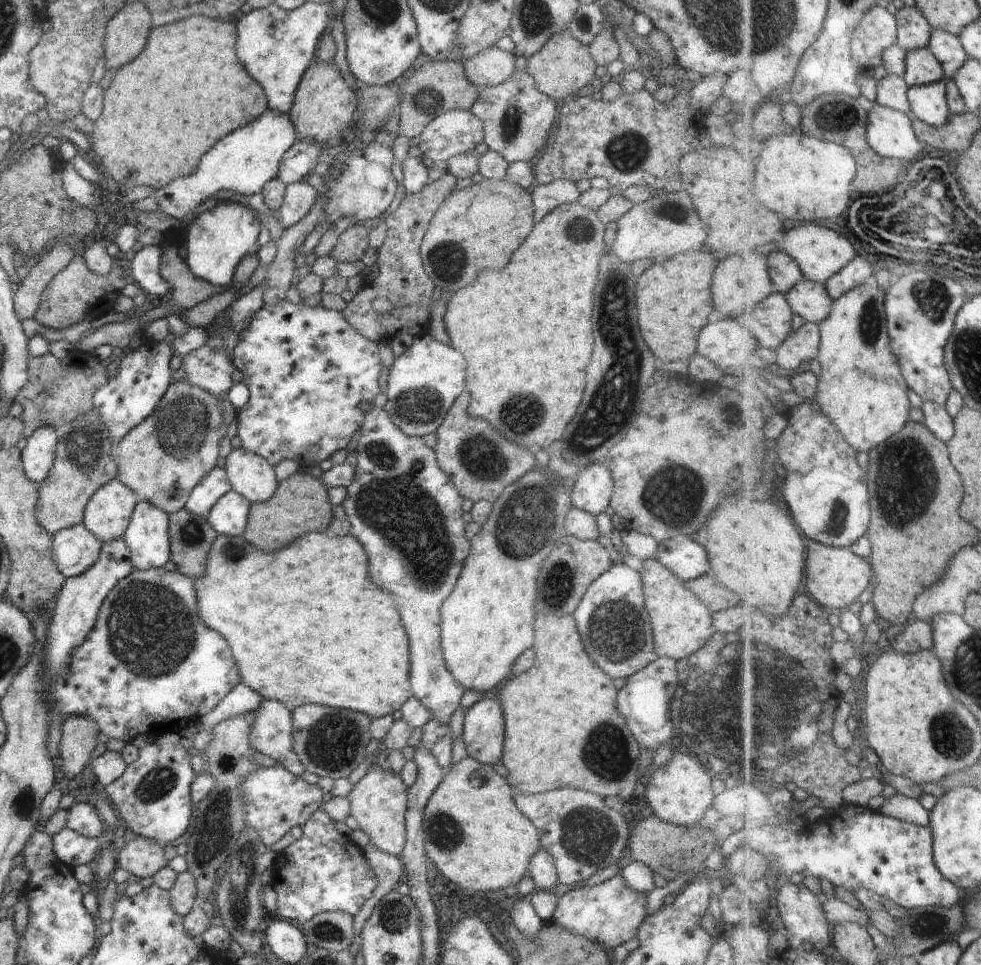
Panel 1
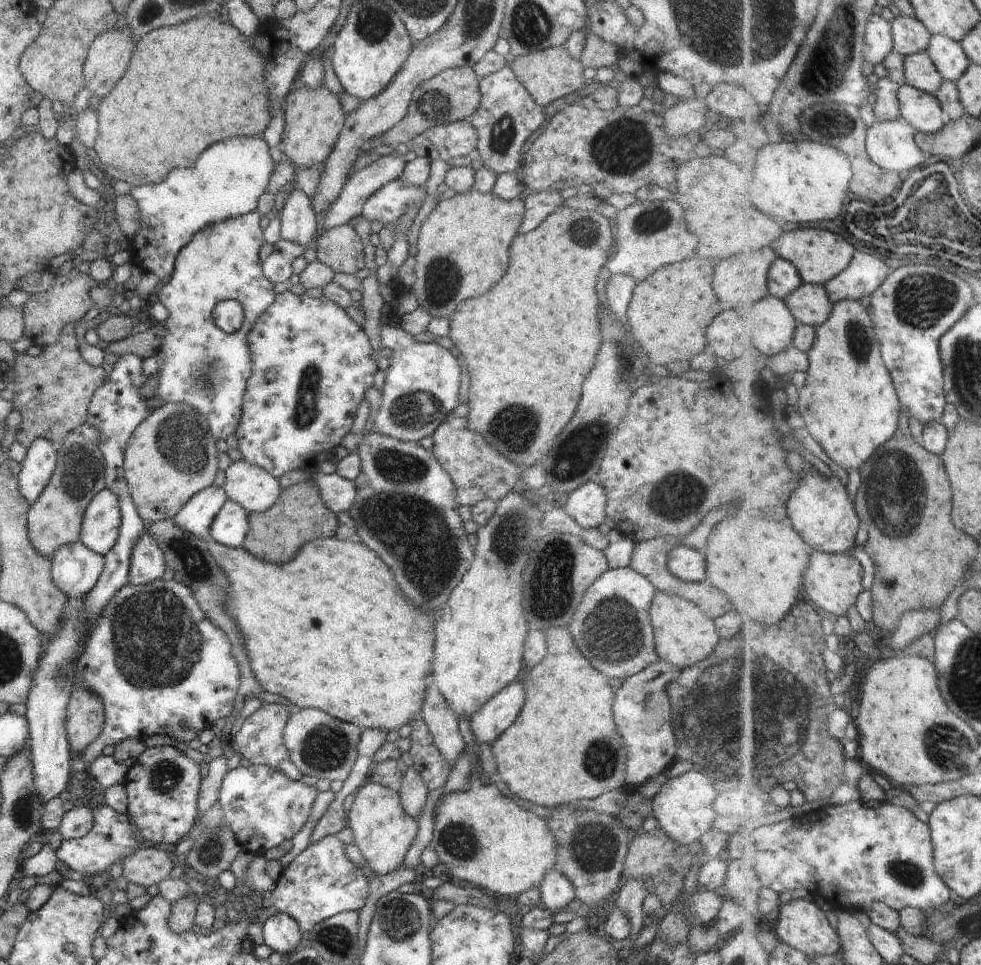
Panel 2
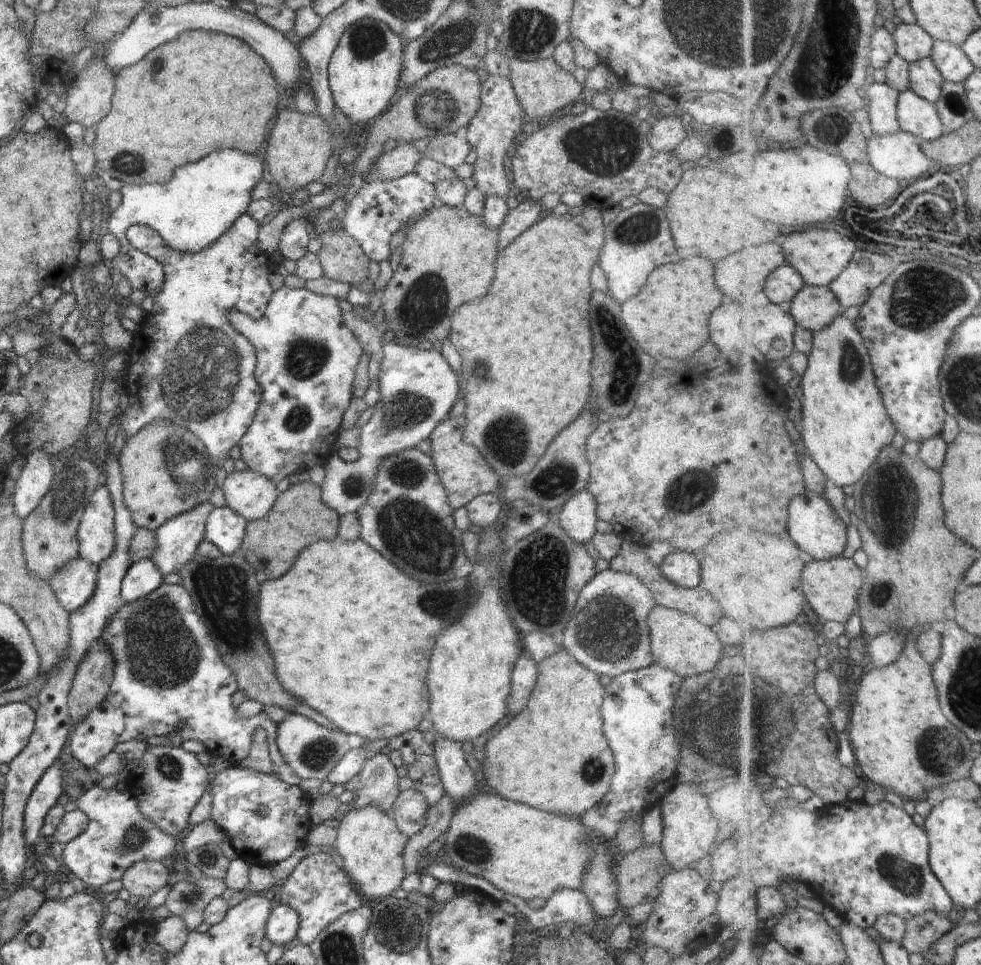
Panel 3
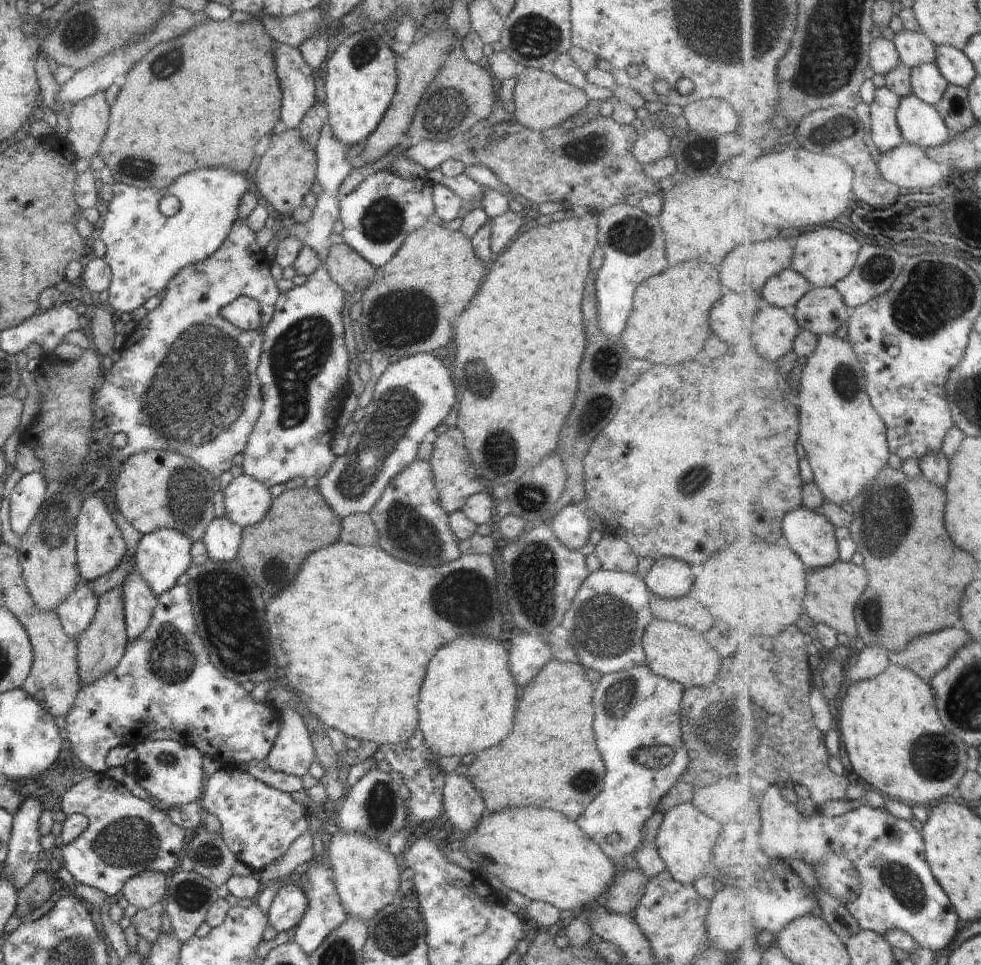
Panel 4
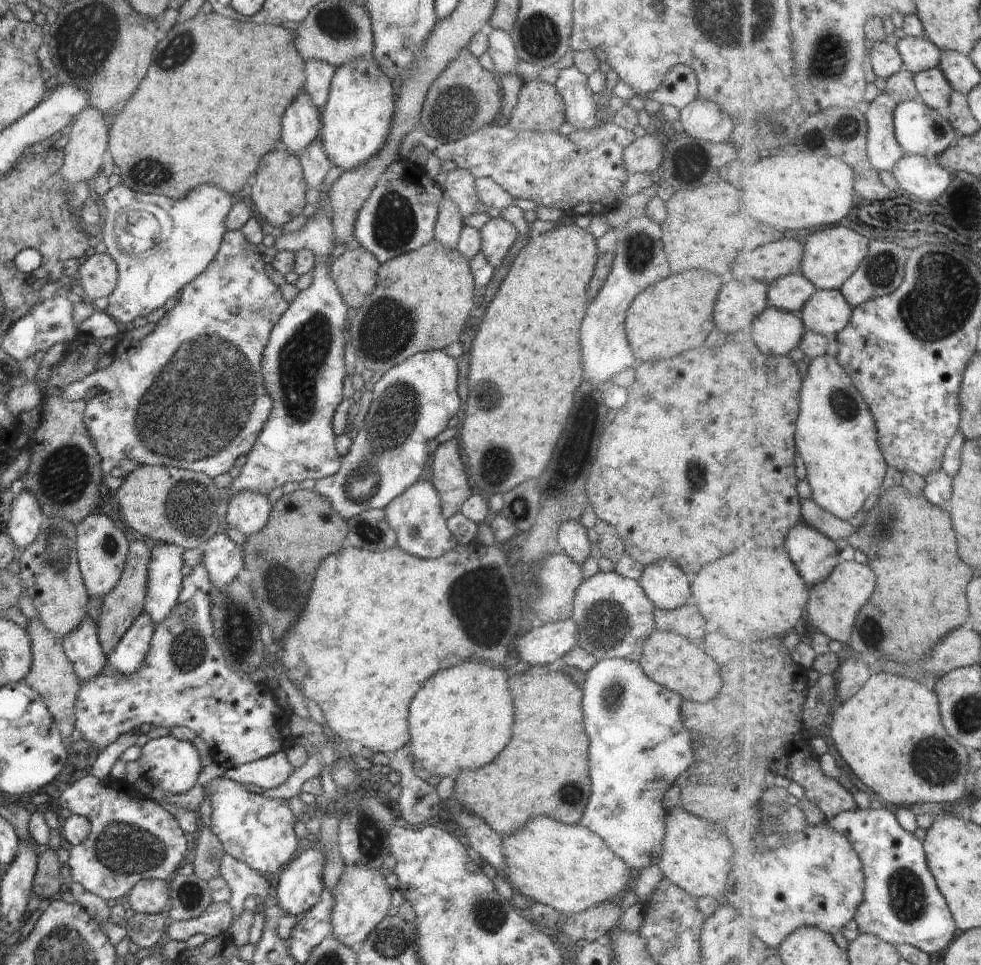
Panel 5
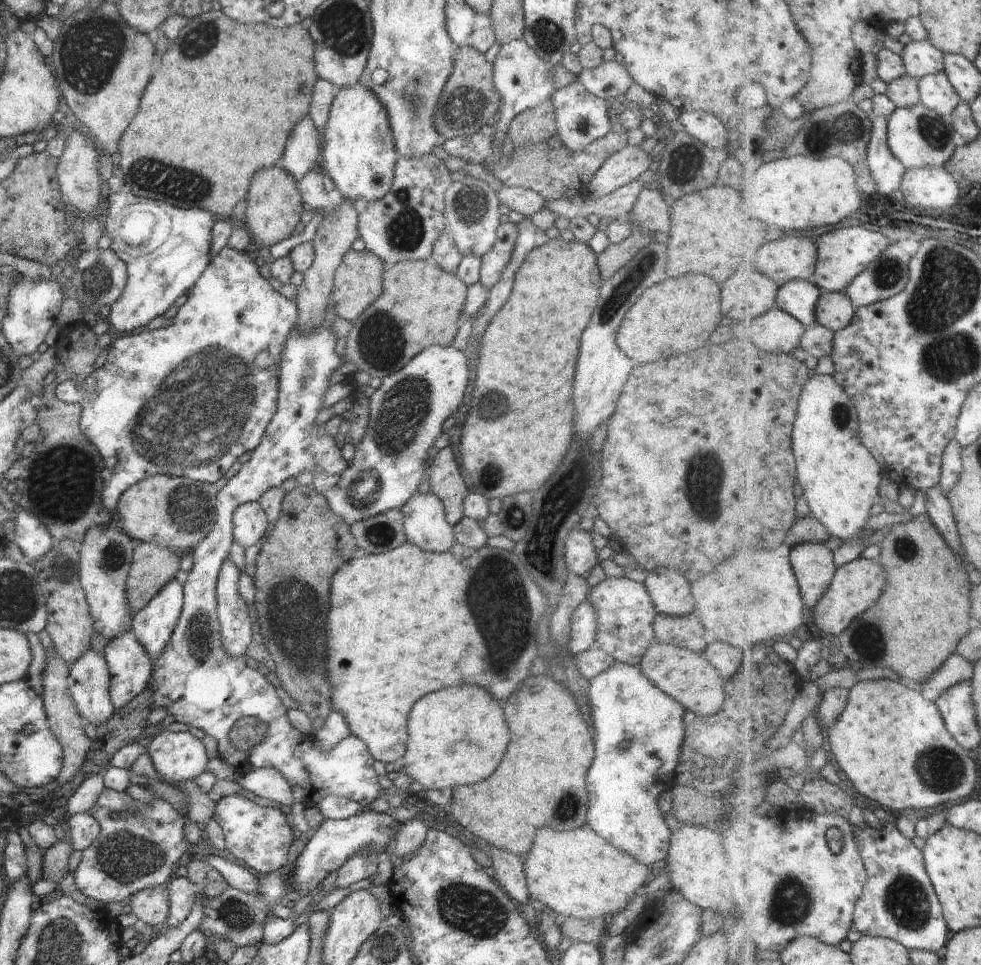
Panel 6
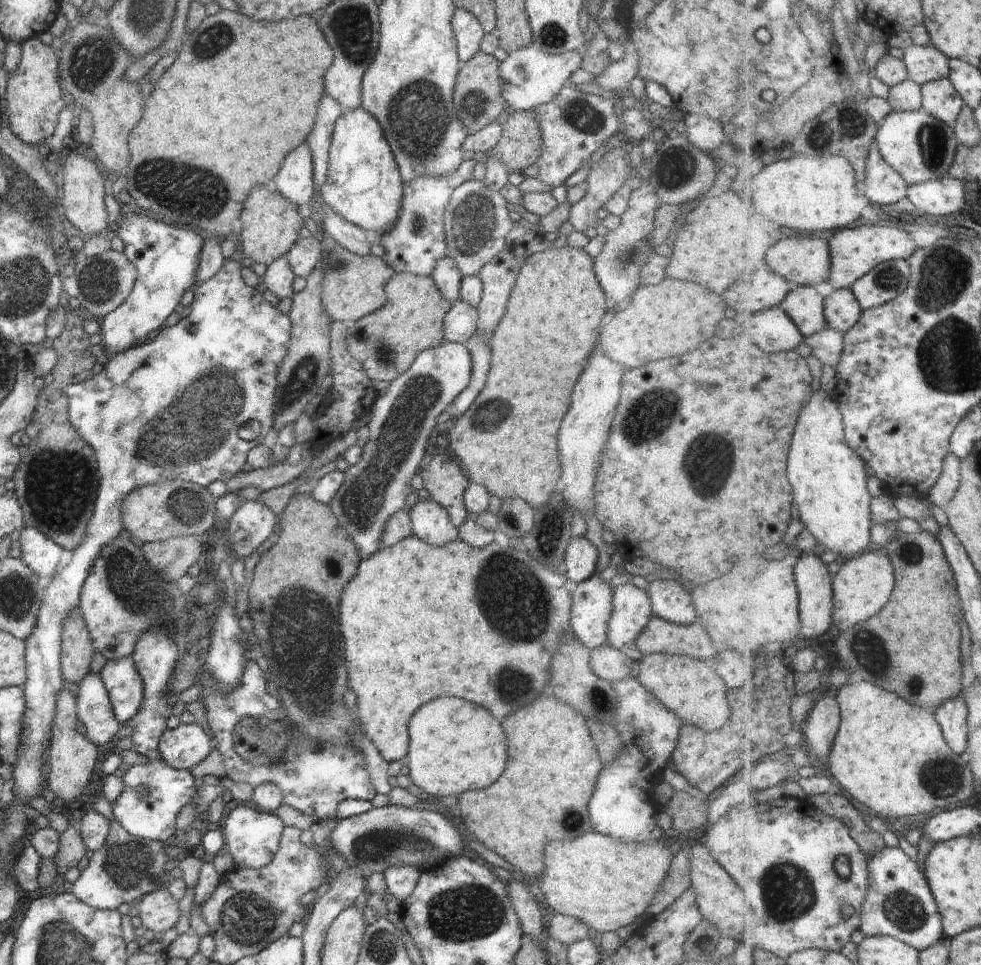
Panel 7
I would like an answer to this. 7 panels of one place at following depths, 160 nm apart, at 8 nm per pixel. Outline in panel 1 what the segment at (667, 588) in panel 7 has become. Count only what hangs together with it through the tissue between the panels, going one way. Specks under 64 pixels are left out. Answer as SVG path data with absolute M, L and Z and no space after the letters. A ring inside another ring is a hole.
M684 536L659 543L656 558L684 582L712 572L706 550Z

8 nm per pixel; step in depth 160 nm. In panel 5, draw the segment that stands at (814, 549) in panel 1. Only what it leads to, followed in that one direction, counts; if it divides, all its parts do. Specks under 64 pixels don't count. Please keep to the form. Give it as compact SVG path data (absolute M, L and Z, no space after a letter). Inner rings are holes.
M857 561L841 562L830 580L820 583L811 590L811 601L809 602L808 620L832 640L841 642L848 646L852 642L852 632L858 620L862 606L872 598L878 586L878 576L868 564Z

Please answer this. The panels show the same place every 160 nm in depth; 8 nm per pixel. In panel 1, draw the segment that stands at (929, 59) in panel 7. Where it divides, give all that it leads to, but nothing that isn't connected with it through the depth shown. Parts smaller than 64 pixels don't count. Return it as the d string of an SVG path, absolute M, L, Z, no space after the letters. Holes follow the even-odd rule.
M905 6L896 14L899 24L899 43L907 50L931 46L934 27L918 6Z

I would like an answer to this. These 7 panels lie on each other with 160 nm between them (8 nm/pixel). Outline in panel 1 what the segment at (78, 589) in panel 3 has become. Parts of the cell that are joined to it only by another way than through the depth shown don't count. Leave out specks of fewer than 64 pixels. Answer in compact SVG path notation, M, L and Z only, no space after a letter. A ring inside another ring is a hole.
M83 522L52 535L52 552L59 571L70 578L82 574L99 559L101 540Z

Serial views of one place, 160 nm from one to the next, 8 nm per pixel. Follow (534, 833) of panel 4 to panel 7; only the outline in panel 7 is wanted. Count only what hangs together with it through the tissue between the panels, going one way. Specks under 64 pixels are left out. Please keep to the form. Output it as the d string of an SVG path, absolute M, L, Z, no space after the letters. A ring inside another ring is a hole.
M584 834L570 842L548 842L544 846L544 872L540 874L539 887L545 898L547 910L570 915L585 922L593 933L616 932L621 926L632 924L638 917L645 917L651 898L667 875L672 854L670 842L632 843L618 842L602 834Z

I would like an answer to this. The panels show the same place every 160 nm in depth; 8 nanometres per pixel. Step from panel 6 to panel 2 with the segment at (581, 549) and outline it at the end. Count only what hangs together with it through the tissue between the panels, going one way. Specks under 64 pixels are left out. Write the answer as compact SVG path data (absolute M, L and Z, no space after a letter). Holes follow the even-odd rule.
M597 480L584 485L568 495L563 509L585 529L603 526L606 518L607 496Z

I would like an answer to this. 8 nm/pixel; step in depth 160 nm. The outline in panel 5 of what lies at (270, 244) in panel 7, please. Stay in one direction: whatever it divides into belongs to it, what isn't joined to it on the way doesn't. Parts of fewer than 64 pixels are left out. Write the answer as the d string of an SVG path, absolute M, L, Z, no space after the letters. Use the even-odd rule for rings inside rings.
M272 149L260 159L256 173L256 182L251 187L249 201L255 209L264 226L269 224L275 227L284 227L290 220L302 215L303 208L307 205L306 190L308 189L299 158L287 150Z

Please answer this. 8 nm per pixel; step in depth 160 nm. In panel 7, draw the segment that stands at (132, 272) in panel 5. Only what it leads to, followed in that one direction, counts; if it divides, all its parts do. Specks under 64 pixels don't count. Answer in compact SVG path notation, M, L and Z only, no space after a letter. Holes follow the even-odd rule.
M132 212L116 226L116 236L124 243L123 253L136 267L136 282L124 302L109 312L101 321L104 342L104 359L123 353L124 350L147 341L164 326L166 318L176 310L182 295L196 286L199 256L204 235L162 220L154 220L148 214Z

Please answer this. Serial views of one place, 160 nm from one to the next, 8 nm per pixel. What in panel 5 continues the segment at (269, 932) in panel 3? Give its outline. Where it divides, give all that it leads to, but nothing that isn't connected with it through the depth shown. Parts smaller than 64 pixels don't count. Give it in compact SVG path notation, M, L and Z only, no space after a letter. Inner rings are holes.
M317 841L316 848L306 849L284 866L275 900L286 915L299 917L321 899L324 845Z

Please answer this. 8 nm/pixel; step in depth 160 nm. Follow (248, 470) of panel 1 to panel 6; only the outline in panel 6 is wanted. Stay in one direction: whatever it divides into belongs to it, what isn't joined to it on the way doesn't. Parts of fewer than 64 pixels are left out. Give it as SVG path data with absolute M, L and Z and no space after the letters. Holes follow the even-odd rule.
M258 501L238 505L232 519L233 537L245 549L247 546L260 544L270 526L266 513Z

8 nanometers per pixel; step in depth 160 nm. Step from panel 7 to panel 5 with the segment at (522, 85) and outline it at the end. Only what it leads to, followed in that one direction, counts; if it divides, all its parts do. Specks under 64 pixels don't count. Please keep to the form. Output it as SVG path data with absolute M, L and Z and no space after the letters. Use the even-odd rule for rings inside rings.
M486 28L488 54L491 56L495 67L493 72L498 78L500 74L517 74L517 64L522 61L517 55L511 36L497 28Z

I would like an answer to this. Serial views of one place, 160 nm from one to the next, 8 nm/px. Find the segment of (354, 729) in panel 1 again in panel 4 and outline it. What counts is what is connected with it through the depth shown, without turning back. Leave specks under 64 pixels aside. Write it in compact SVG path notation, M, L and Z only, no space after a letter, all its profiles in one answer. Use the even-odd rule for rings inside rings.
M292 709L282 711L279 721L280 726L274 746L272 746L272 750L265 761L272 770L302 778L304 774L308 774L314 763L319 762L312 745L312 739L310 739L308 727L305 725L303 716Z

